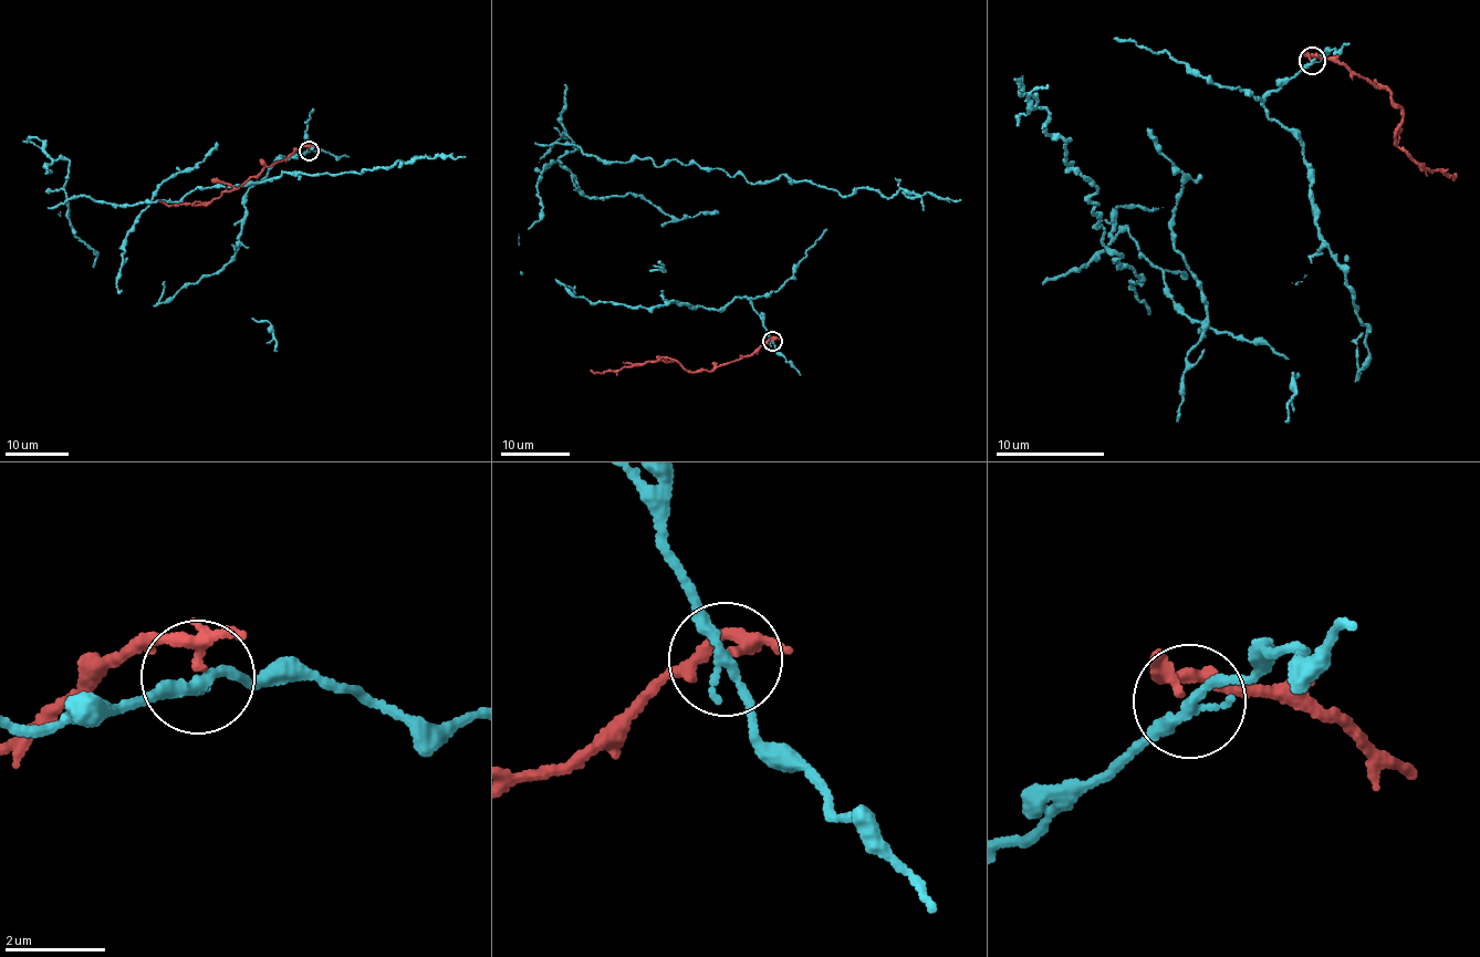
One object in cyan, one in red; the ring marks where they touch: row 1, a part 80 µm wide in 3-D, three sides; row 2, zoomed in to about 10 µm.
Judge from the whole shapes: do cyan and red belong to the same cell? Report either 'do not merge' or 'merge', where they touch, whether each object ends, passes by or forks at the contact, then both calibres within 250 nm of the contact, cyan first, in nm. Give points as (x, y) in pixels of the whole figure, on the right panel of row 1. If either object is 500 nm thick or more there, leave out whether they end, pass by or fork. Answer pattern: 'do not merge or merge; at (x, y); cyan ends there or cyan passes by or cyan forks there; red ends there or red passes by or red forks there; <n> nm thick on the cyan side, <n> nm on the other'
do not merge; at (1312, 61); cyan passes by; red passes by; 220 nm thick on the cyan side, 190 nm on the other

